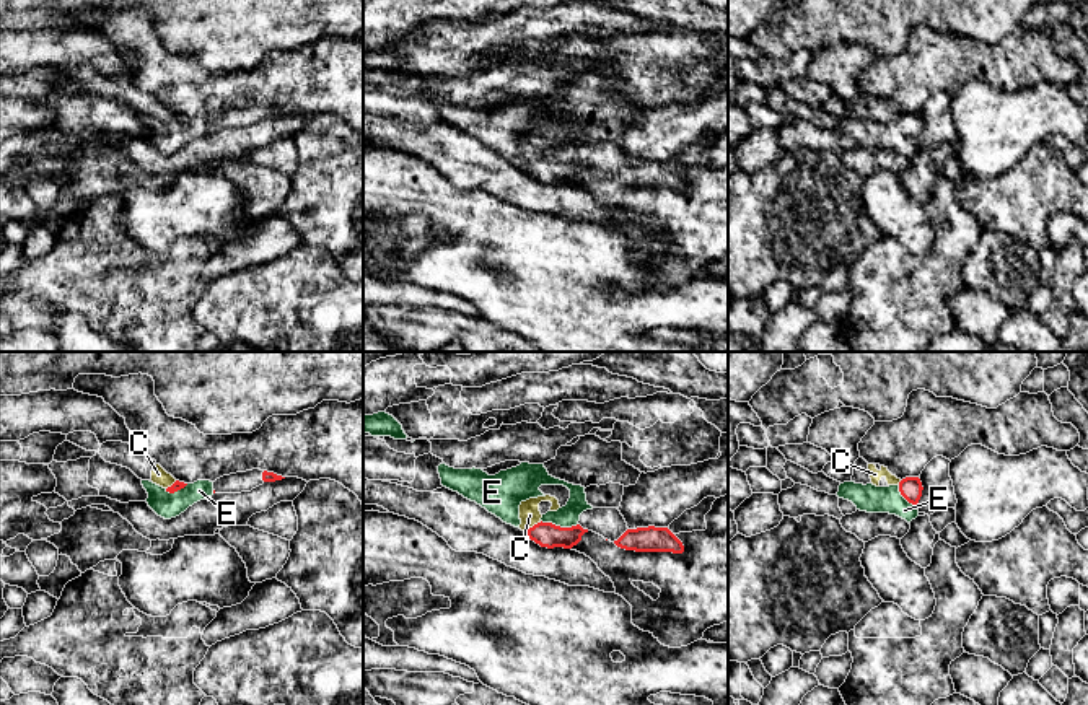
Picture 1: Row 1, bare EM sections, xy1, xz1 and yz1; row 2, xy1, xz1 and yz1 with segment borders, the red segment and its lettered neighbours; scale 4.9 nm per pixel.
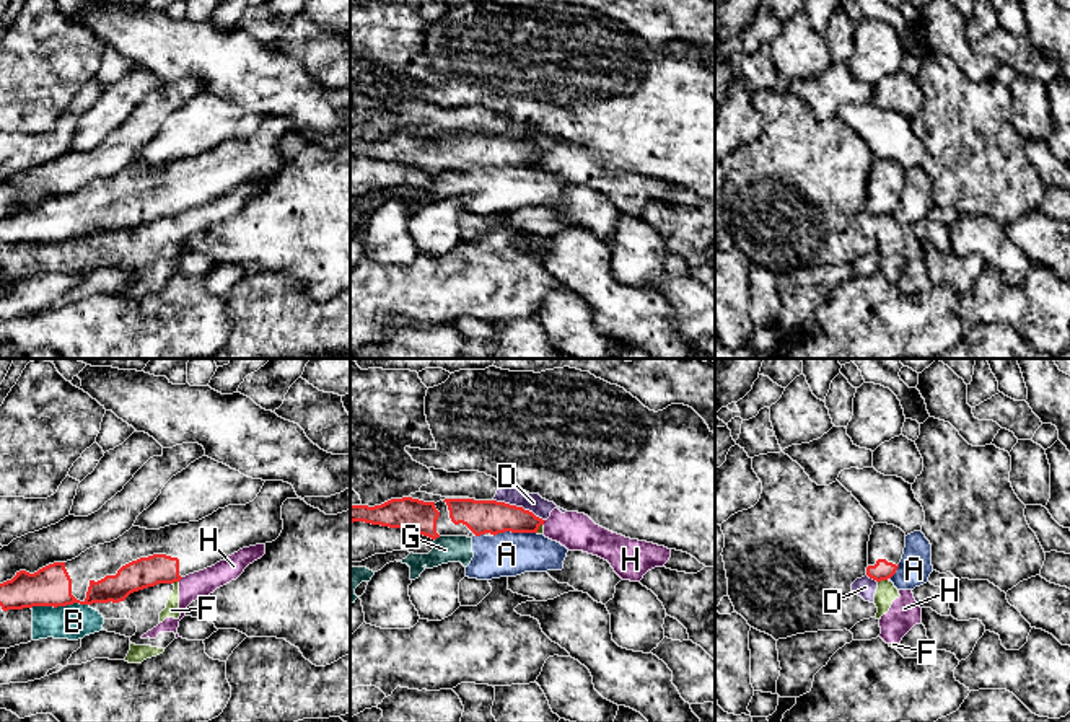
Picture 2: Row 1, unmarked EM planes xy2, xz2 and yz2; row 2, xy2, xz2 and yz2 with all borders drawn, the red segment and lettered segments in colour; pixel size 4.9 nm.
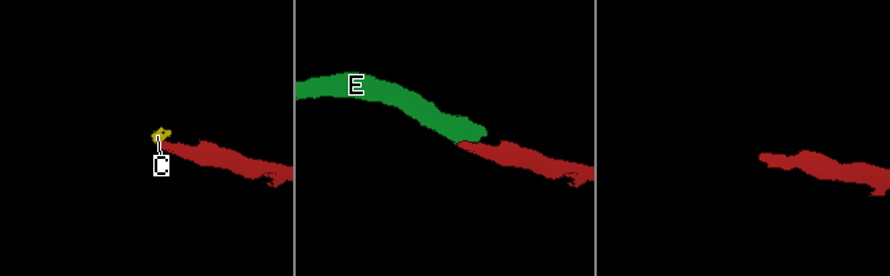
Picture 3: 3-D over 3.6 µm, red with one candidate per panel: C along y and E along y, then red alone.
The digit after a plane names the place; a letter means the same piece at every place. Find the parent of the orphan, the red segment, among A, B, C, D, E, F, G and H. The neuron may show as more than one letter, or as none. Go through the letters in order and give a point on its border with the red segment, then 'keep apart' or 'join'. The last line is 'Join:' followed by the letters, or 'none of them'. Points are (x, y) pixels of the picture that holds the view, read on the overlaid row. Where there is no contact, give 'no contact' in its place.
A: contact xz2 (515, 532); keep apart
B: contact xy2 (59, 605); keep apart
C: contact xz1 (535, 525); keep apart
D: contact xz2 (520, 507); keep apart
E: contact xz1 (559, 526); join
F: contact yz2 (881, 579); keep apart
G: contact xz2 (437, 537); keep apart
H: contact xy2 (179, 579); keep apart
Join: E

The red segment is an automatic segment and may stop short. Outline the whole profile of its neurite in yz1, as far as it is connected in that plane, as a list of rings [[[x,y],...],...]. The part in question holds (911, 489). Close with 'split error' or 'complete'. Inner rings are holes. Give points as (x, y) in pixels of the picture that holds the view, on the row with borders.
[[[906,477],[897,485],[876,487],[873,484],[844,482],[837,497],[852,501],[857,510],[866,513],[889,513],[907,523],[919,516],[917,503],[922,497],[919,477]]]; split error

